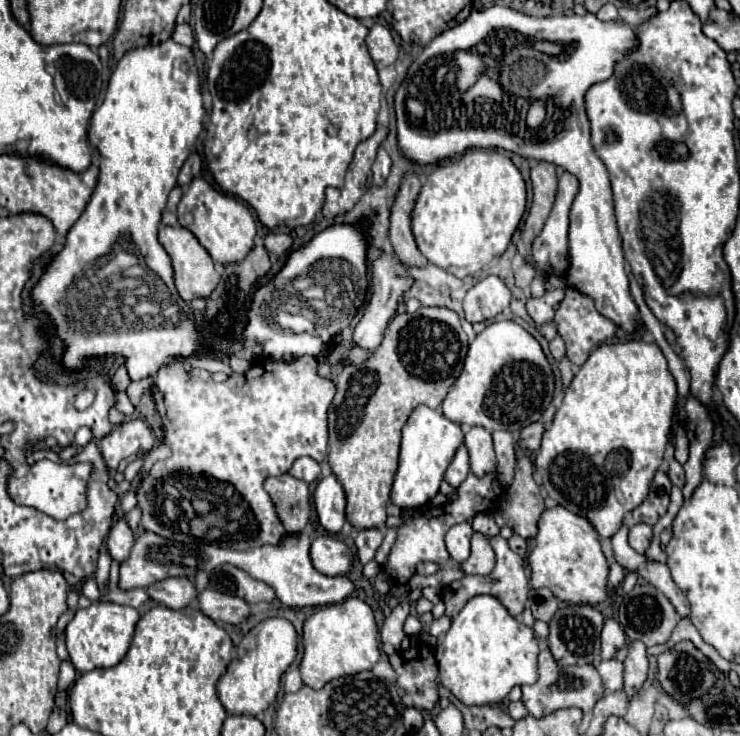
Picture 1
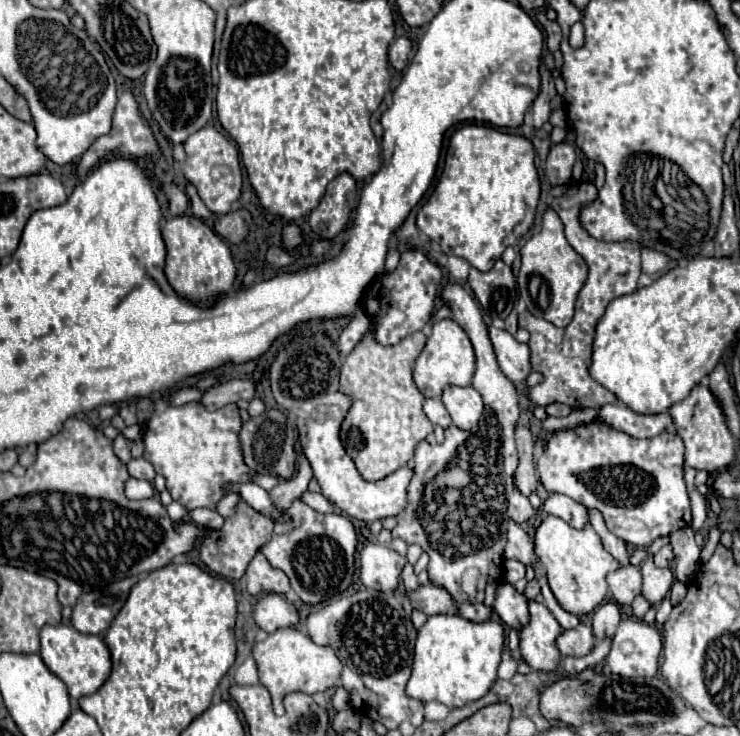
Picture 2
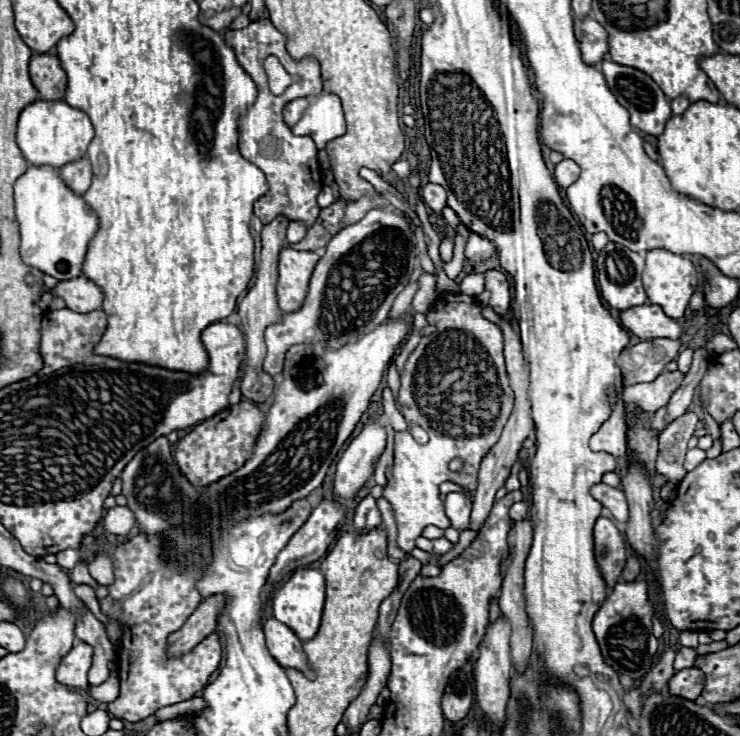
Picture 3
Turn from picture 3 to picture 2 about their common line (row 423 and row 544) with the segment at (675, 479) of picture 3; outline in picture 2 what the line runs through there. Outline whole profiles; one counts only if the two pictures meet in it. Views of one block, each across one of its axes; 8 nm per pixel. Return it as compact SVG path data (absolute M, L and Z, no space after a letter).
M690 526L676 530L674 534L670 534L670 544L674 548L676 554L676 578L680 582L690 582L694 572L700 566L700 548L694 540L694 530Z

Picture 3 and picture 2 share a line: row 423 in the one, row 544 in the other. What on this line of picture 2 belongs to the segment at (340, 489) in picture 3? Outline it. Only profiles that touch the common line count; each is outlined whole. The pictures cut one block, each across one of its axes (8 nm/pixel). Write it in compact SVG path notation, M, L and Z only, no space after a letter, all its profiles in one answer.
M368 544L362 554L362 584L368 590L382 590L382 592L394 592L400 584L400 574L406 564L406 558L398 552L380 546L380 544Z

